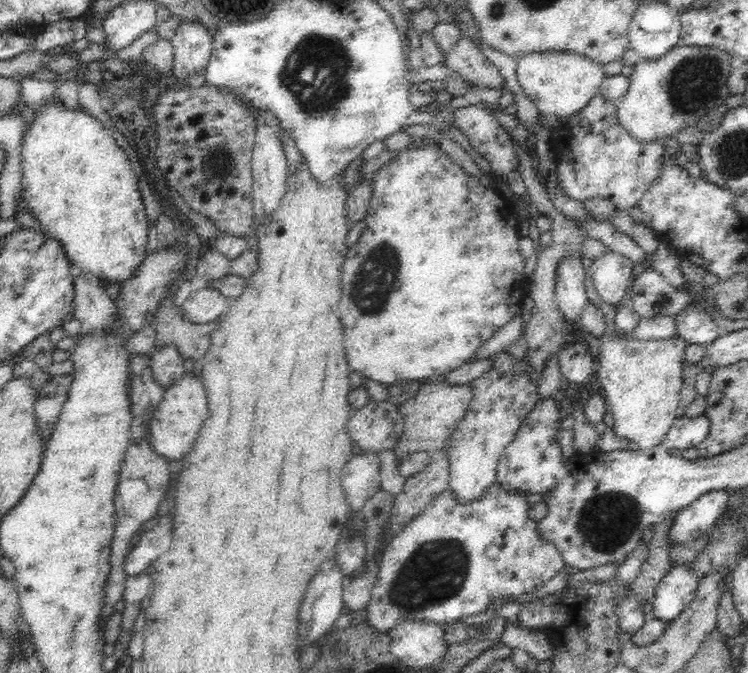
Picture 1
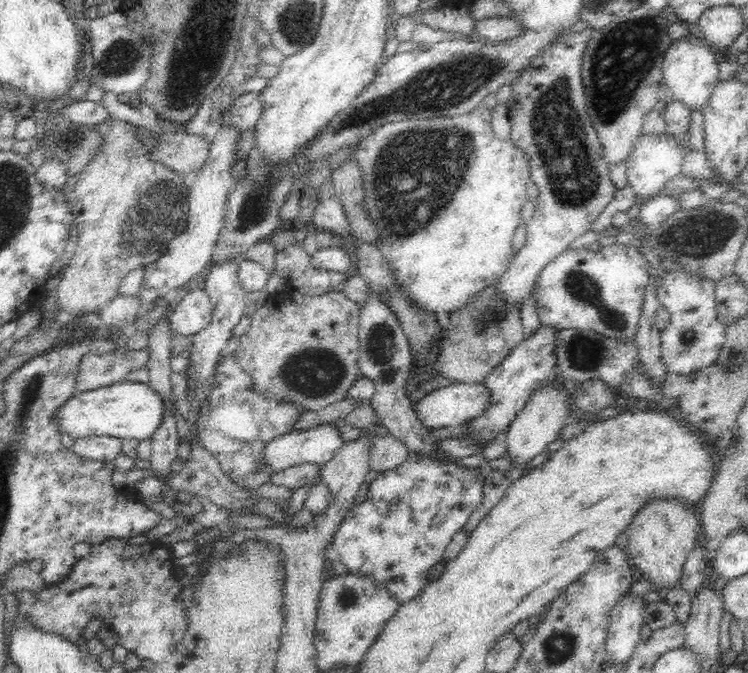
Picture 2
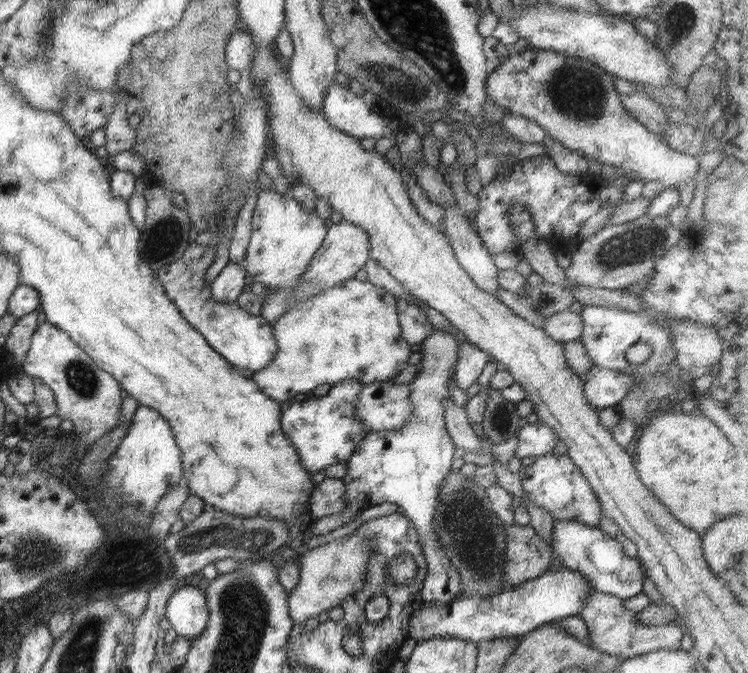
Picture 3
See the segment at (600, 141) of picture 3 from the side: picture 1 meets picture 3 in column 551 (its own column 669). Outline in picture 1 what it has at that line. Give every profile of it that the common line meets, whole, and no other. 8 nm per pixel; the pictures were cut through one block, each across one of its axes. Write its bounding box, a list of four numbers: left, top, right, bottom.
[617,45,731,142]

